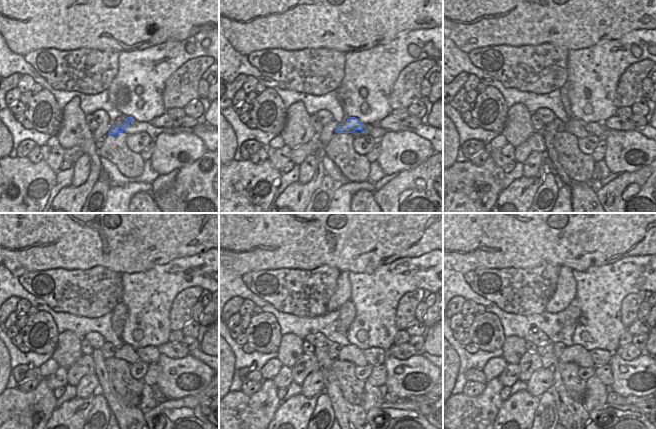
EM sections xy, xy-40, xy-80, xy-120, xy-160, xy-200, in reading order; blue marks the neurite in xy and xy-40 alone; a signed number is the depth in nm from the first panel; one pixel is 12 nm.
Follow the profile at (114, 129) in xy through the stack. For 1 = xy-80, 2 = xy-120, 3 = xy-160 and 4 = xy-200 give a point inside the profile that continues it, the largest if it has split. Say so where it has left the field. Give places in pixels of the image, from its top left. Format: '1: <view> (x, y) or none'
1: xy-80 (598, 129)
2: xy-120 (150, 354)
3: xy-160 (374, 356)
4: xy-200 (600, 357)

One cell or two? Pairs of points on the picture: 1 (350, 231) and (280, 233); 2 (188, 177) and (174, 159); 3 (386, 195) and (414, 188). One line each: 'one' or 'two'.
1: one
2: two
3: one

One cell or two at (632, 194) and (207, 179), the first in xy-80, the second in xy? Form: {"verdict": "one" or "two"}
{"verdict": "one"}

